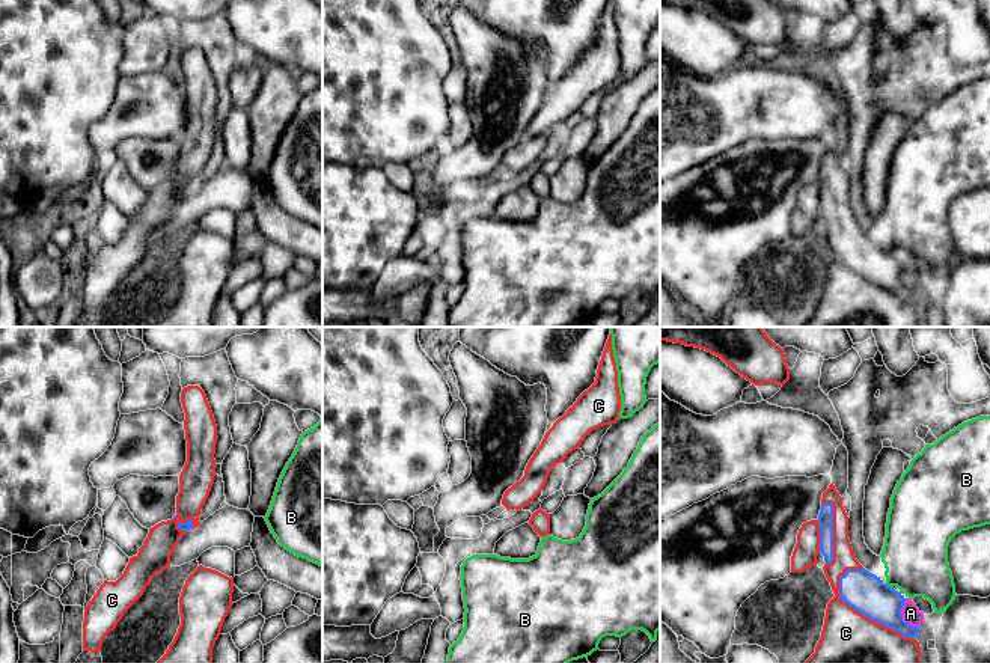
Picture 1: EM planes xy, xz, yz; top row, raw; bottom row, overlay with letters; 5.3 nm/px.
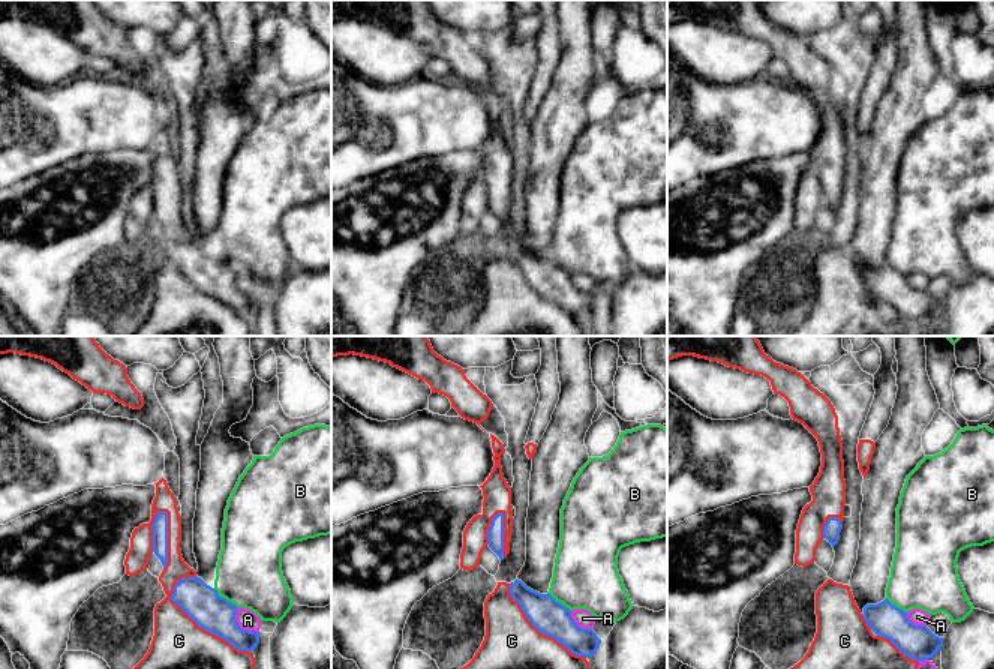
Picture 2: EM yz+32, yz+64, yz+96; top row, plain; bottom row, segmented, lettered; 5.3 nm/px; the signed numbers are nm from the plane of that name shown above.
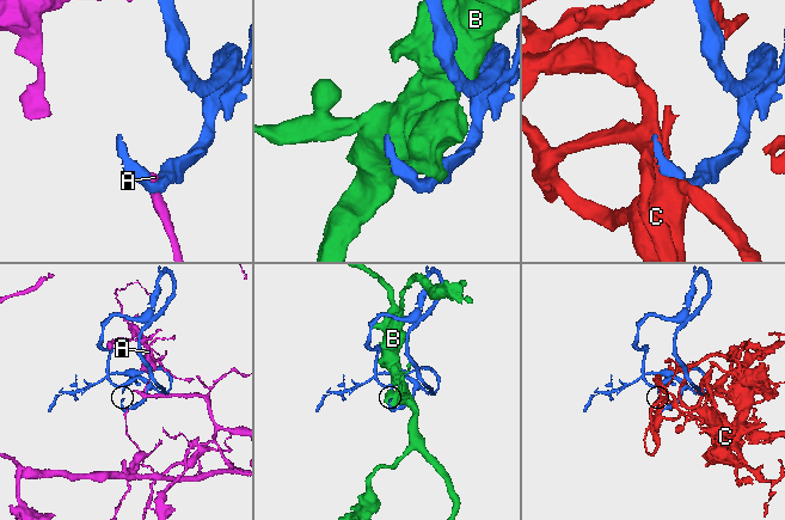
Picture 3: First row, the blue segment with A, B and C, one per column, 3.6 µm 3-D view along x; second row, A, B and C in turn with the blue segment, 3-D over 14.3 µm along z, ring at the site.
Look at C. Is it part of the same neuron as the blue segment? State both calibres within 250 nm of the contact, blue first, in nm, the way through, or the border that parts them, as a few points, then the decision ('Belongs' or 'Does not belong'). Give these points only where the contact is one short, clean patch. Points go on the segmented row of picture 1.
Thickness 220 nm (blue) against 280 nm. Belongs

